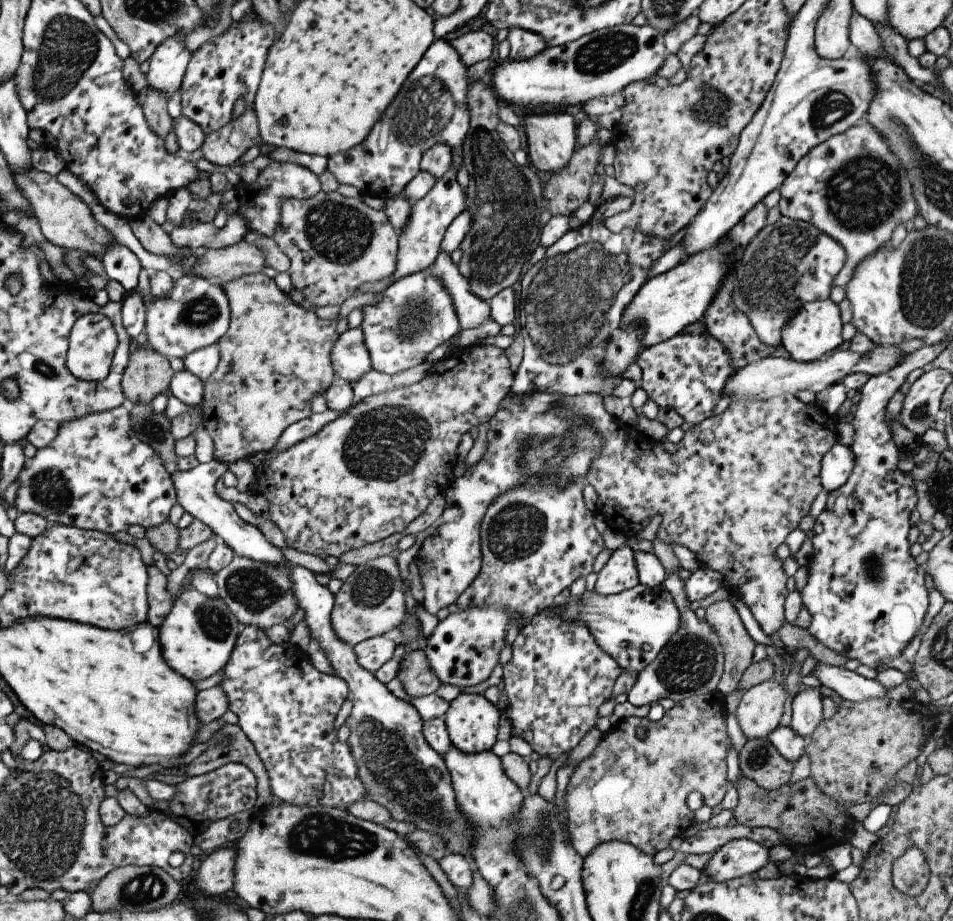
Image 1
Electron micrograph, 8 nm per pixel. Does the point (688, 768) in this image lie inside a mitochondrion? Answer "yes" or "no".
yes

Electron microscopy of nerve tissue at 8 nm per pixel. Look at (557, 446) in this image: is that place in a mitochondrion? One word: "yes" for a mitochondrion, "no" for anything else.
yes

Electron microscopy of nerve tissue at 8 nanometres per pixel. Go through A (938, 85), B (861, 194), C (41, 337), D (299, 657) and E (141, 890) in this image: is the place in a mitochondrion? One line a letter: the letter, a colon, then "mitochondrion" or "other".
A: other
B: mitochondrion
C: mitochondrion
D: other
E: mitochondrion

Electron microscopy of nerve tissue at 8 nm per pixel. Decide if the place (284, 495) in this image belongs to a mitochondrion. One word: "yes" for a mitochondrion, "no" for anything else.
no

